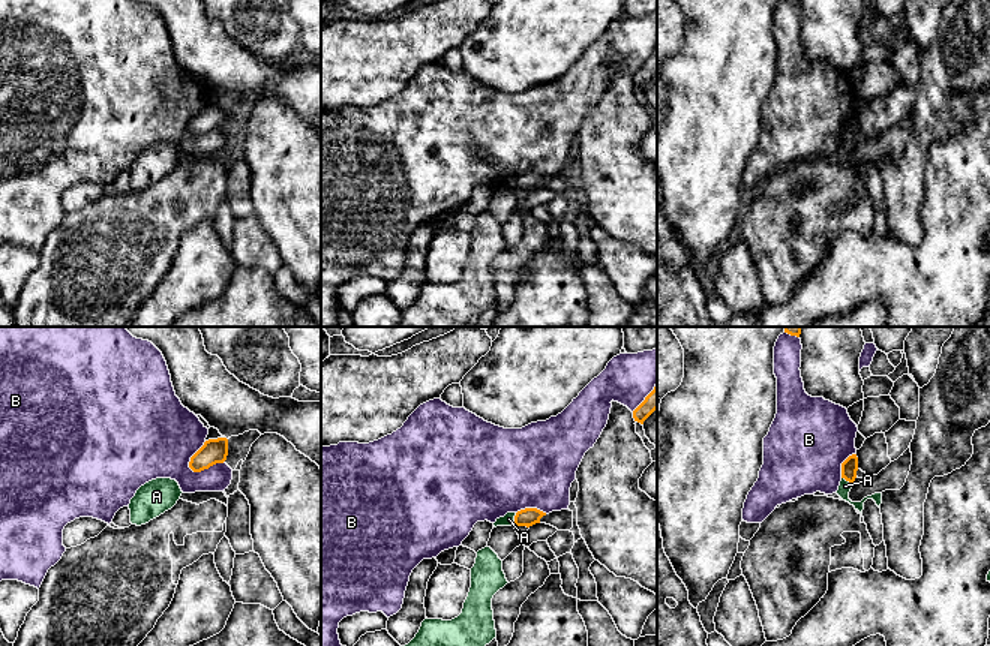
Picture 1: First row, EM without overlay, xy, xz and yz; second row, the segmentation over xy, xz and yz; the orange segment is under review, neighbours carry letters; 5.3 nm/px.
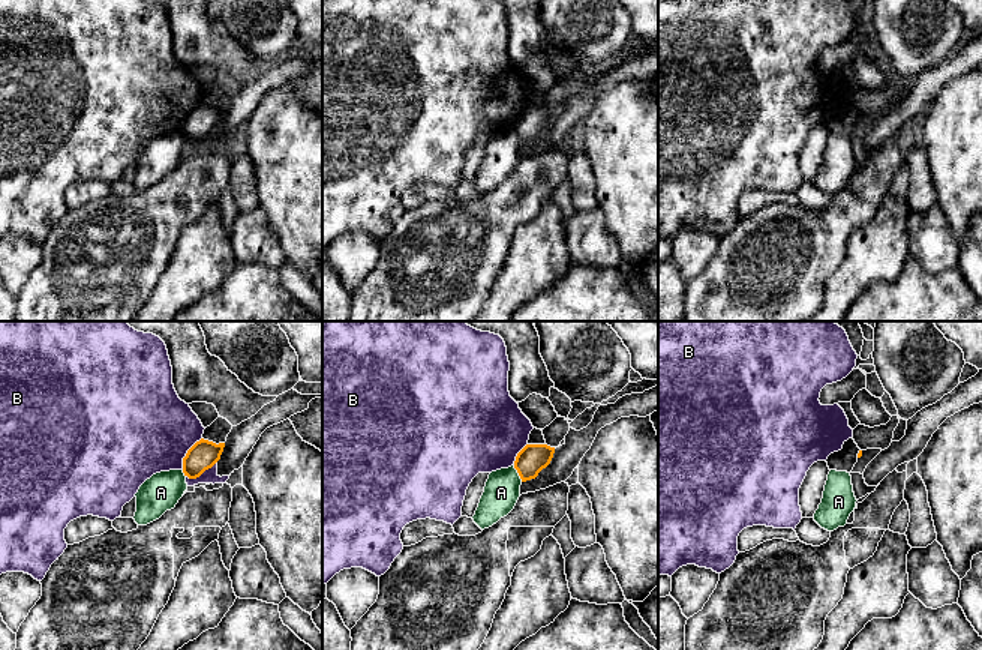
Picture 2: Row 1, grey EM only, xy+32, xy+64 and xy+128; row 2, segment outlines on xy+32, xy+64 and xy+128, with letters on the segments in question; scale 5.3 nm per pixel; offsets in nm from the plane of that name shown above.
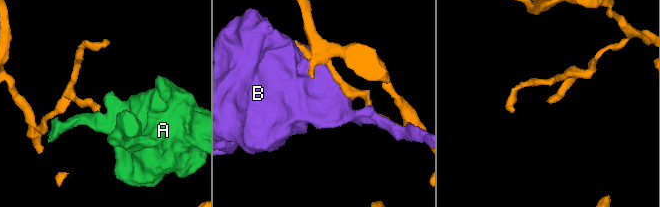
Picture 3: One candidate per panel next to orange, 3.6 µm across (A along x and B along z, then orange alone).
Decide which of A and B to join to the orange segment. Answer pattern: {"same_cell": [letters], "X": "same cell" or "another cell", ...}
{"same_cell": [], "A": "another cell", "B": "another cell"}

